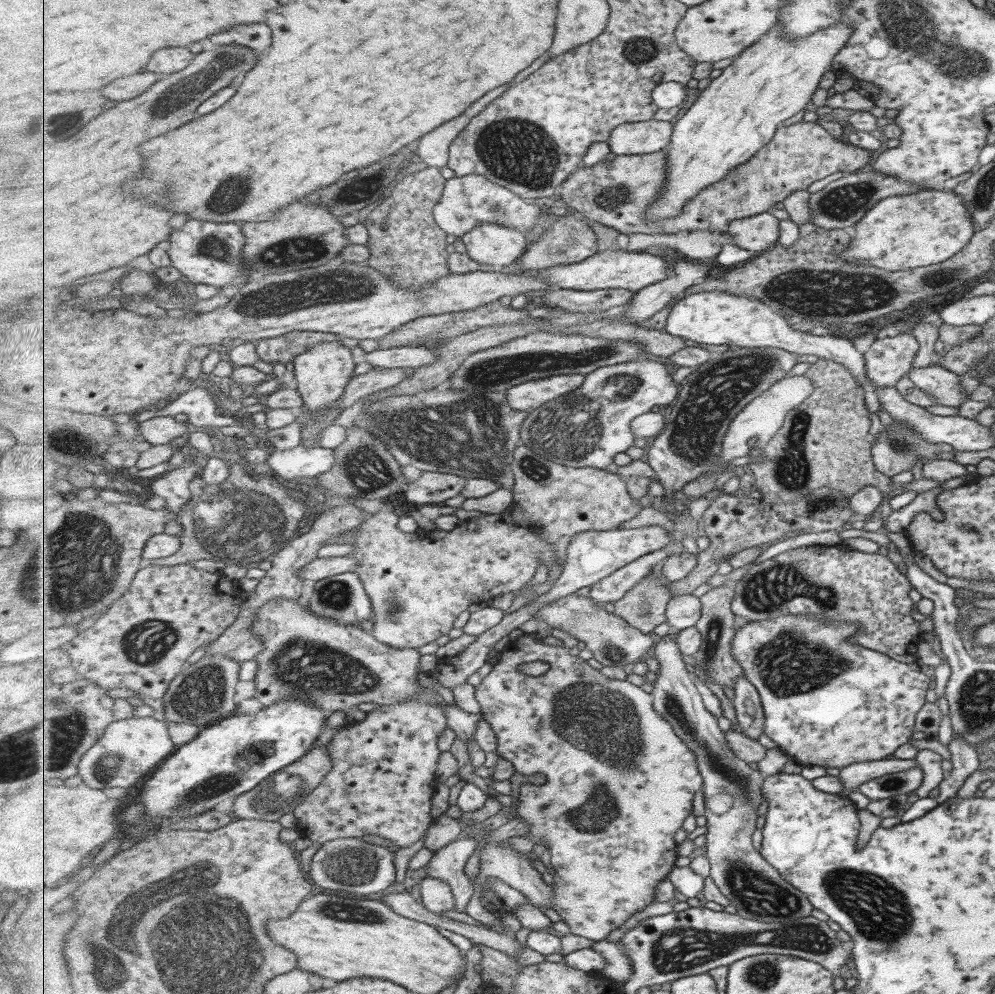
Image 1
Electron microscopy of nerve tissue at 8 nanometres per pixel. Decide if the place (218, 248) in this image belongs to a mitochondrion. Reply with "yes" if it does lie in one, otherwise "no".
yes

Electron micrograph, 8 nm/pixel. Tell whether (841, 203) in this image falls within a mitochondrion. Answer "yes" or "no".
yes

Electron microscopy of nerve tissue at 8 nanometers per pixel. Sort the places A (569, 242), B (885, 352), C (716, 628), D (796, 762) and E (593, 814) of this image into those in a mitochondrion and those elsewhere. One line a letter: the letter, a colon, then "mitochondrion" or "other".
A: mitochondrion
B: other
C: mitochondrion
D: other
E: mitochondrion

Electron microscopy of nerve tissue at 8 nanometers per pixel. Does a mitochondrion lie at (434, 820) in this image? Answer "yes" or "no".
no

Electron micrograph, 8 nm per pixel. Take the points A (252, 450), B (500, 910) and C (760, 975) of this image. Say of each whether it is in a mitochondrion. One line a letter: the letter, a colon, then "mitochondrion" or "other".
A: other
B: other
C: mitochondrion

